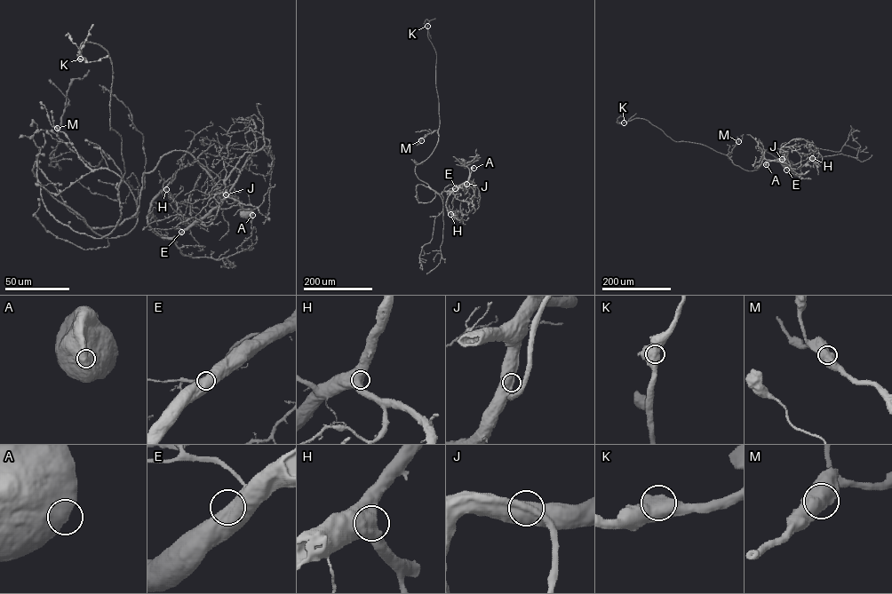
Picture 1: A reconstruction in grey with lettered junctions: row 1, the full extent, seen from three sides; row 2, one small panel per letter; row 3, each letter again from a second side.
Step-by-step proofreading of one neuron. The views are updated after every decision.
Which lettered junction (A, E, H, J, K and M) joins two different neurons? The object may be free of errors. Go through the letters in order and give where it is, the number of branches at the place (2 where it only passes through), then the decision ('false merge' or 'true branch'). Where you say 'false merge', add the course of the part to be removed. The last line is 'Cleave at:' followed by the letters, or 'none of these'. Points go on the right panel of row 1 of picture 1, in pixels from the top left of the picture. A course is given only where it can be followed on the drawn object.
A: (766, 164) | 1 | true branch
E: (786, 170) | 1 | true branch
H: (812, 158) | 1 | true branch
J: (782, 159) | 1 | true branch
K: (624, 122) | 1 | true branch
M: (738, 141) | 1 | true branch
Cleave at: none of these

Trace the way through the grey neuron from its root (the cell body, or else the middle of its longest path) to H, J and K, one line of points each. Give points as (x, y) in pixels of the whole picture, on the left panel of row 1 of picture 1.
H: (245, 215), (242, 202), (228, 203), (226, 195), (178, 236), (163, 237), (148, 225), (147, 211), (166, 189)
J: (245, 215), (242, 214), (242, 202), (239, 200), (228, 203), (226, 194)
K: (245, 215), (172, 150), (107, 227), (35, 162), (56, 219), (101, 238), (121, 217), (112, 64), (80, 59)

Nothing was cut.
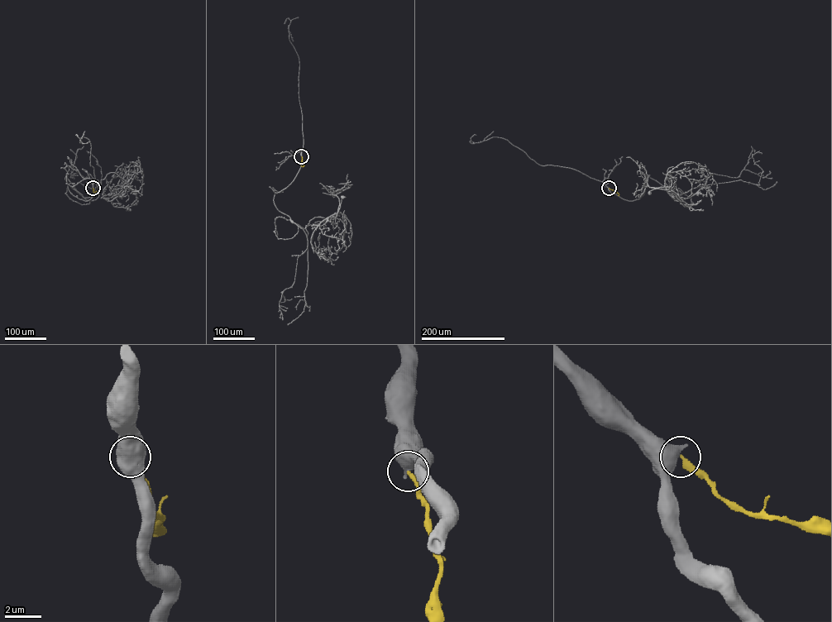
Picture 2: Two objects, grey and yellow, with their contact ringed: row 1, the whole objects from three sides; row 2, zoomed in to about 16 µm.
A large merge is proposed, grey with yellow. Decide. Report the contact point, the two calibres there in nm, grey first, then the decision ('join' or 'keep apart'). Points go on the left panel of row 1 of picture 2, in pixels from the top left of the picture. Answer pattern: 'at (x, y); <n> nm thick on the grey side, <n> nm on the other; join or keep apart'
at (93, 188); 800 nm thick on the grey side, 280 nm on the other; keep apart

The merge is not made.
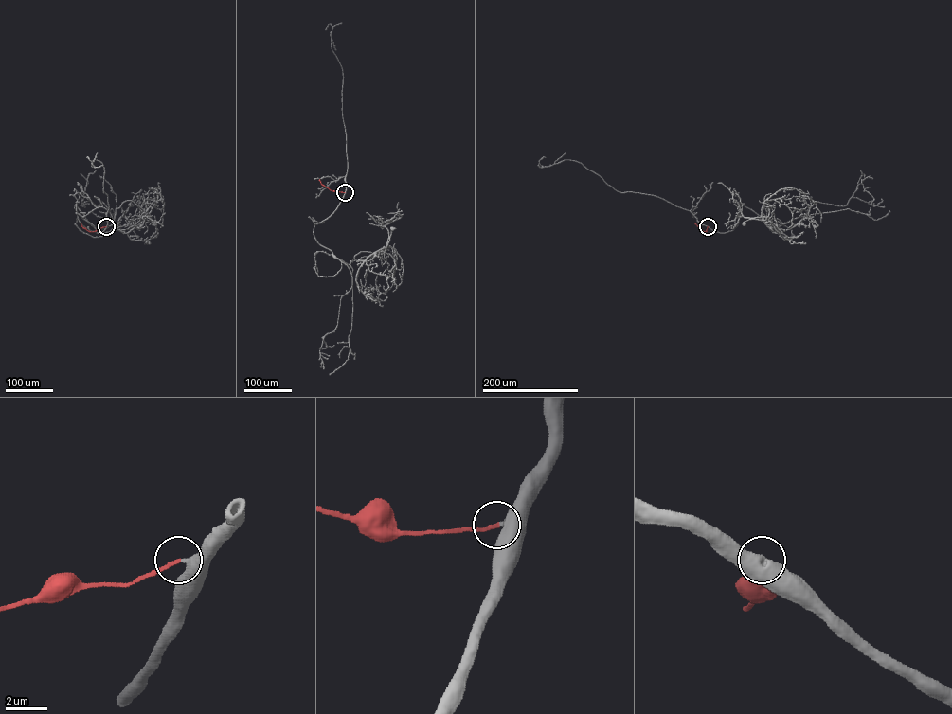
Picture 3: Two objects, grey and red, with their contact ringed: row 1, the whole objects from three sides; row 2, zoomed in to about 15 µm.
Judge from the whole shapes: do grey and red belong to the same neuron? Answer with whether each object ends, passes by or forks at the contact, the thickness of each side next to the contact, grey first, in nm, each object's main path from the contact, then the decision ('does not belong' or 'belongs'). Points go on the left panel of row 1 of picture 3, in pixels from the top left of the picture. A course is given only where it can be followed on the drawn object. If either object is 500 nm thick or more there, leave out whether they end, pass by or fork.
600/170 nm | grey via (106, 226), (98, 233), (84, 226), (75, 205), (96, 229), (112, 224), (116, 208), (127, 200), (153, 224) | red via (106, 226), (89, 231), (80, 223) | belongs

